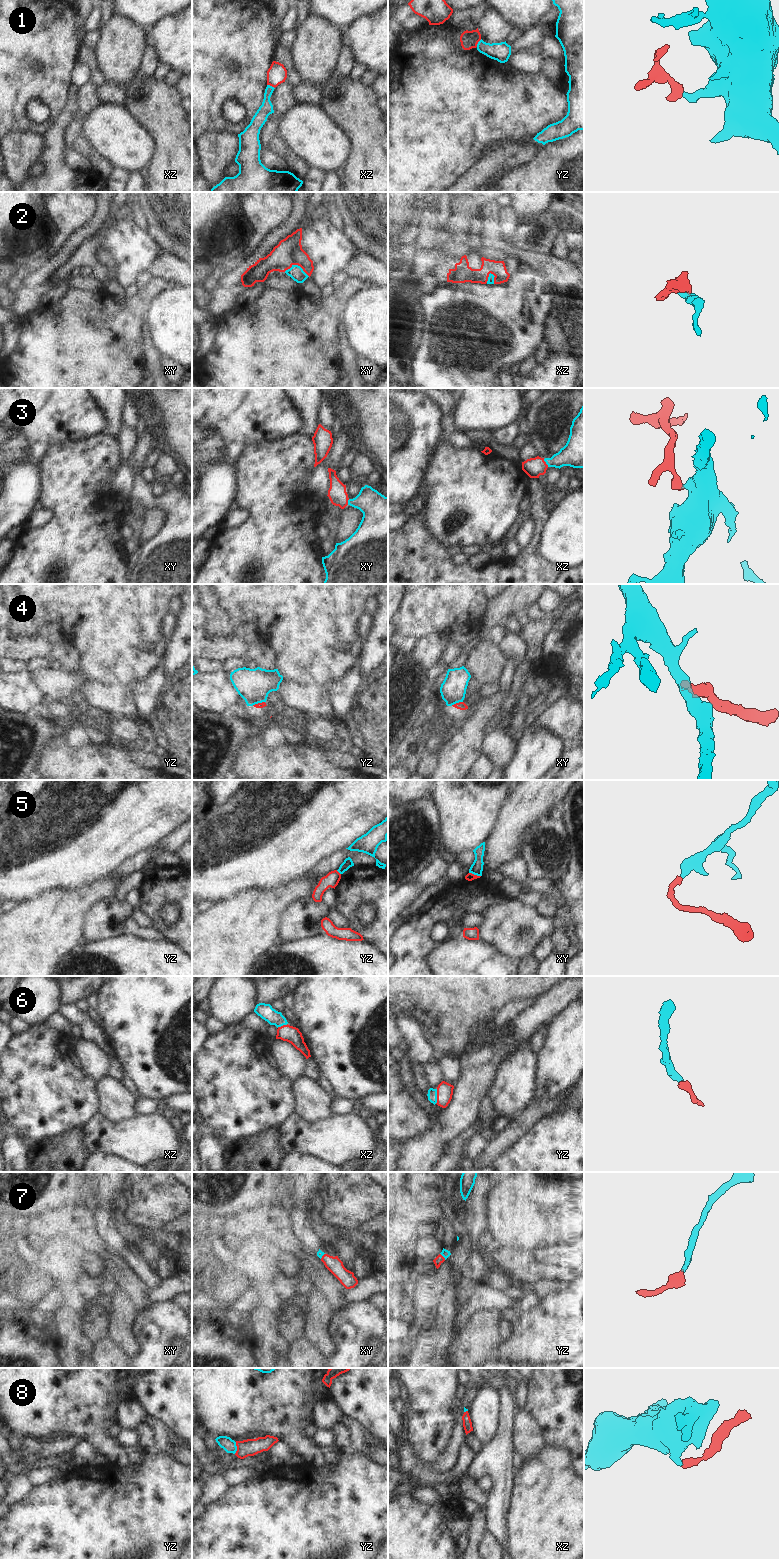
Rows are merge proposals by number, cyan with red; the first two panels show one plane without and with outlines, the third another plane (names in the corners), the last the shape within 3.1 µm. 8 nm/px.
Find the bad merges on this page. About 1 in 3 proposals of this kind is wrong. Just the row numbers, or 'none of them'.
1, 4, 5

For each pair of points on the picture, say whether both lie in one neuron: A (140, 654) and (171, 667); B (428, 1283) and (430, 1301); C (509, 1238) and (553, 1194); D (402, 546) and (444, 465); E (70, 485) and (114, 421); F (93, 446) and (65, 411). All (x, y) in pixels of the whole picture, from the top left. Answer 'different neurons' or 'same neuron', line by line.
A: different neurons
B: same neuron
C: same neuron
D: different neurons
E: different neurons
F: different neurons

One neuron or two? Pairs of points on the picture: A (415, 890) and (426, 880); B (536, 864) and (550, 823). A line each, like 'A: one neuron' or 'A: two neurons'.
A: two neurons
B: one neuron

